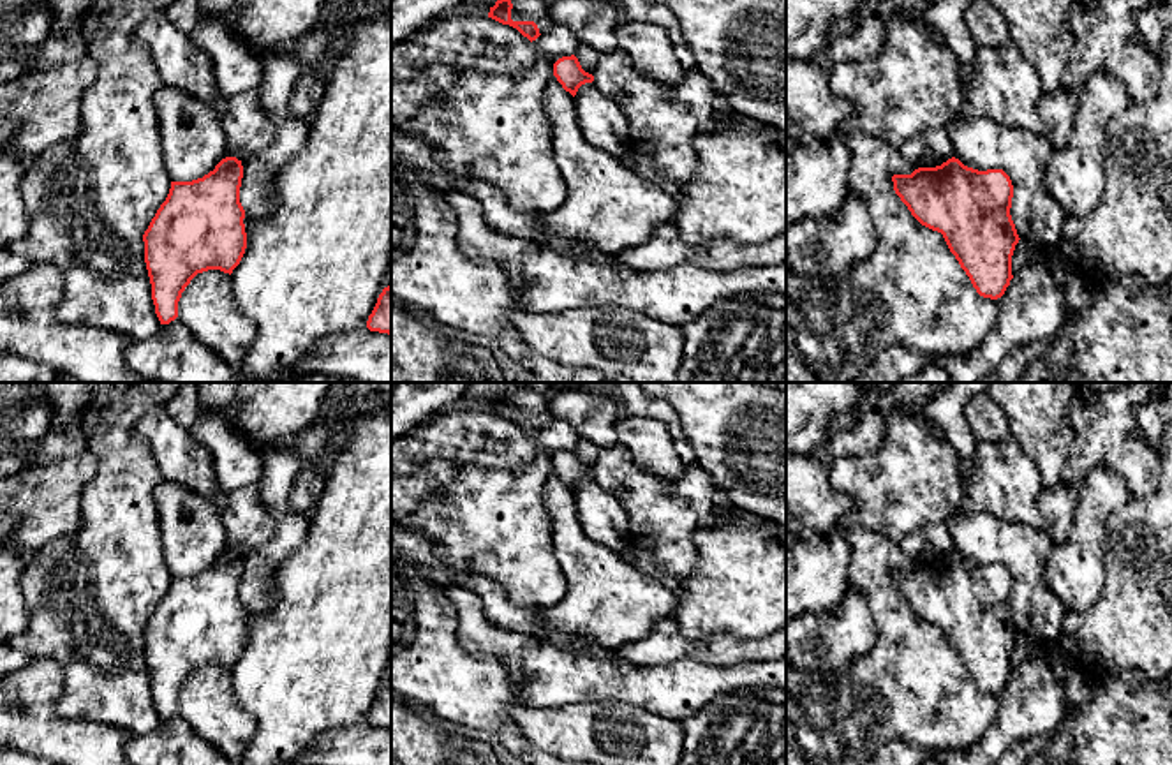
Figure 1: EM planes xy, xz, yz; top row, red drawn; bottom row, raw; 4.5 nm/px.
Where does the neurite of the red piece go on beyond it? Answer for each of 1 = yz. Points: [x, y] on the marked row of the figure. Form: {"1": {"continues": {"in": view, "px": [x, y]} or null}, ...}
{"1": {"continues": null}}

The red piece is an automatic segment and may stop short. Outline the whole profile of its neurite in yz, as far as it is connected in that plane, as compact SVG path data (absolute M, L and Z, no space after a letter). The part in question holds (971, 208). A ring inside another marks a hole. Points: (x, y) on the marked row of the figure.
M952 157L936 167L918 167L911 175L894 175L894 190L911 215L943 234L950 252L969 277L976 293L998 300L1010 286L1012 256L1019 234L1010 215L1013 185L1003 169L978 171Z

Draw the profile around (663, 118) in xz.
M620 48L599 53L592 76L605 97L622 100L631 150L650 157L664 176L684 183L696 167L694 137L717 127L719 95L712 81L696 69L684 69L684 78L675 85L652 81L634 71L629 53Z

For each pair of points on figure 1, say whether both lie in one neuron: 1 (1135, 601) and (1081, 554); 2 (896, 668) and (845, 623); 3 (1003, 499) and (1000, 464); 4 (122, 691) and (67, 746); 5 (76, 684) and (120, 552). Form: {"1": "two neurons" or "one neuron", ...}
{"1": "two neurons", "2": "two neurons", "3": "one neuron", "4": "two neurons", "5": "one neuron"}

